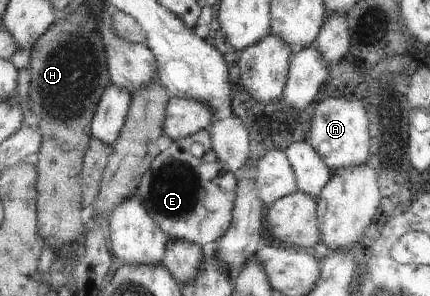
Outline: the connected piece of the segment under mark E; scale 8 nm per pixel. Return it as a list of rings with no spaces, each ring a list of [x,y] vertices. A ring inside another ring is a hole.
[[[209,130],[172,142],[153,161],[138,189],[145,207],[170,239],[189,241],[207,250],[232,227],[237,191],[238,179],[219,161]]]

